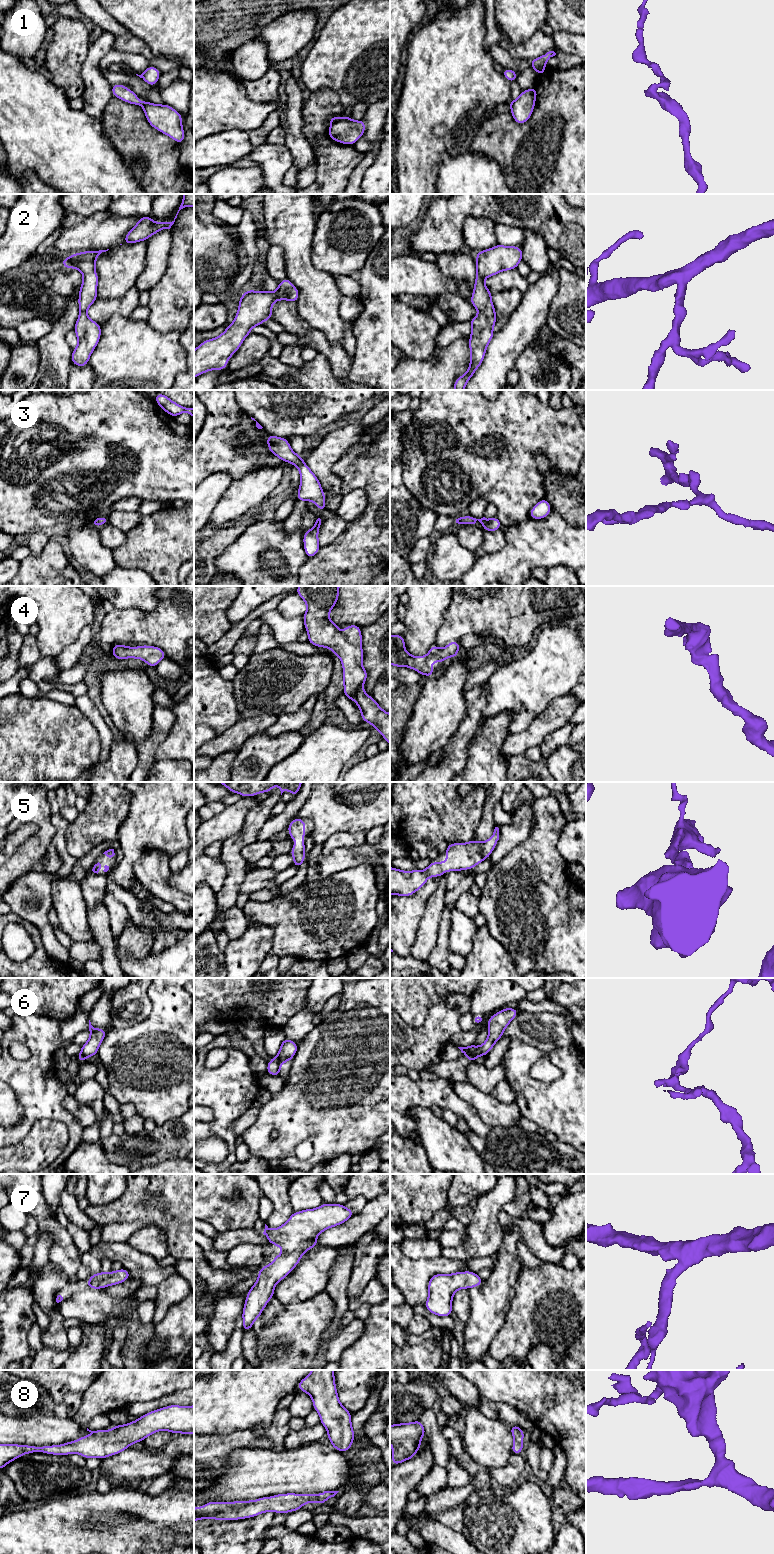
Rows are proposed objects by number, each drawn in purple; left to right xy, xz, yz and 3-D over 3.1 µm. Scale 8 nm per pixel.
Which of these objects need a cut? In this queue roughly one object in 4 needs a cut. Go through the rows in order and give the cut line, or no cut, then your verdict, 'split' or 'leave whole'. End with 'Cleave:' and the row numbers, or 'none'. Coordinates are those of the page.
1: xz (344, 117), (332, 123) | split
2: no cut | leave whole
3: no cut | leave whole
4: no cut | leave whole
5: no cut | leave whole
6: yz (478, 1047), (467, 1056) | split
7: no cut | leave whole
8: no cut | leave whole
Cleave: 1, 6

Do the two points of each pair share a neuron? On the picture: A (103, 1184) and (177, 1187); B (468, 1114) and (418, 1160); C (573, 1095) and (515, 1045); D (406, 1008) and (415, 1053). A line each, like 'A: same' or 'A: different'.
A: different
B: different
C: same
D: different

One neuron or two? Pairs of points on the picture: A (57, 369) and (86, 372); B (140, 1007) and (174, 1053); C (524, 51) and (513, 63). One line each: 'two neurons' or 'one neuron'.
A: two neurons
B: two neurons
C: two neurons

